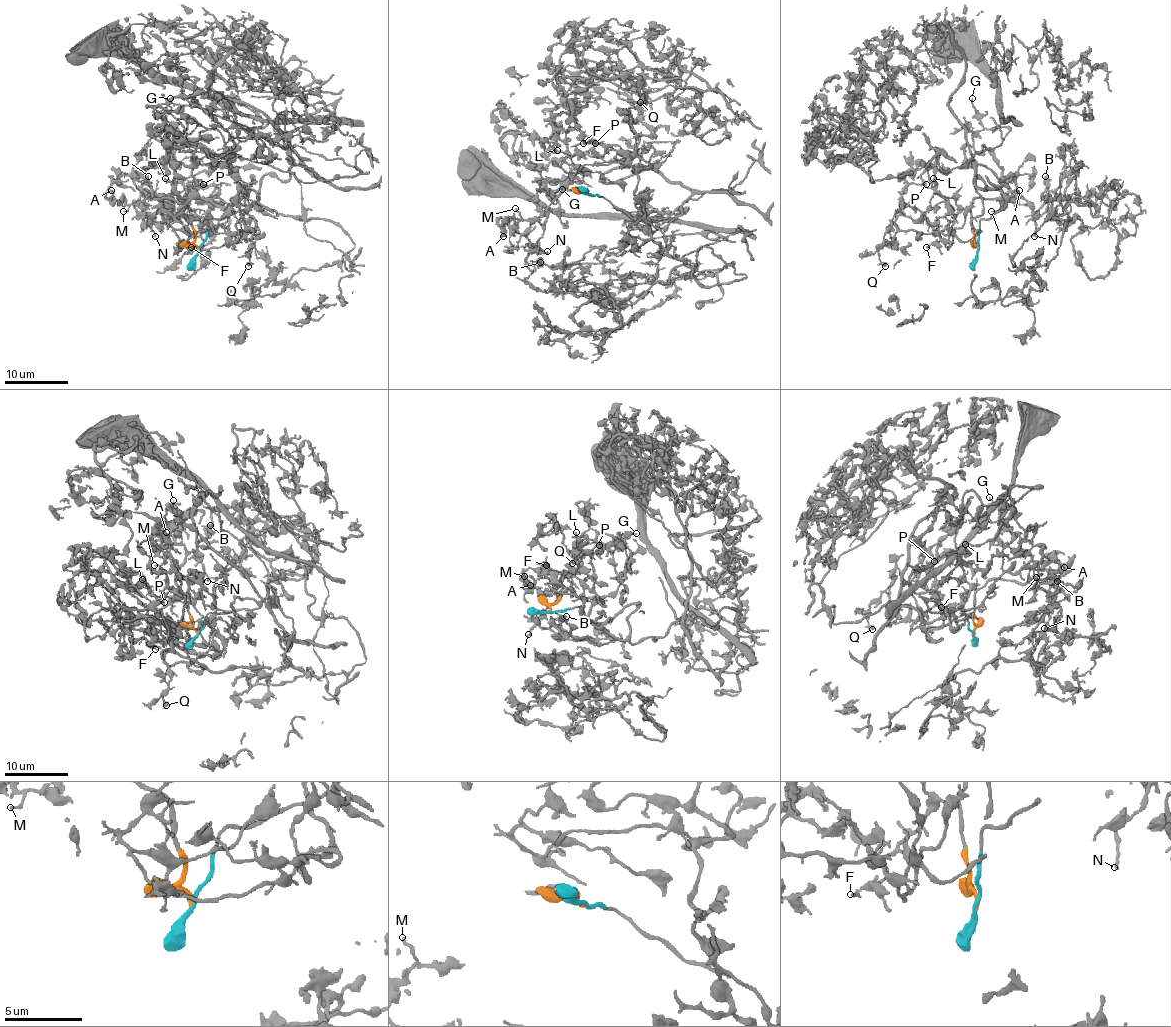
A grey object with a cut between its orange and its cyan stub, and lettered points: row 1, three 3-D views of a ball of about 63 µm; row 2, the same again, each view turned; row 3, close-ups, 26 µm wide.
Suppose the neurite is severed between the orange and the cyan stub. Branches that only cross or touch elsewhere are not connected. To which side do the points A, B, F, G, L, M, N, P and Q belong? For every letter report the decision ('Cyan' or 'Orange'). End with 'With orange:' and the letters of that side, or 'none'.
A: Orange
B: Orange
F: Cyan
G: Orange
L: Cyan
M: Orange
N: Orange
P: Cyan
Q: Cyan
With orange: A, B, G, M, N

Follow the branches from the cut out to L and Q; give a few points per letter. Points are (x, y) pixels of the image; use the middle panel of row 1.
L: (590, 195), (649, 222), (633, 166), (561, 165), (569, 174), (579, 171), (557, 150)
Q: (590, 195), (649, 222), (646, 192), (638, 200), (648, 189), (635, 193), (627, 157), (640, 102)

